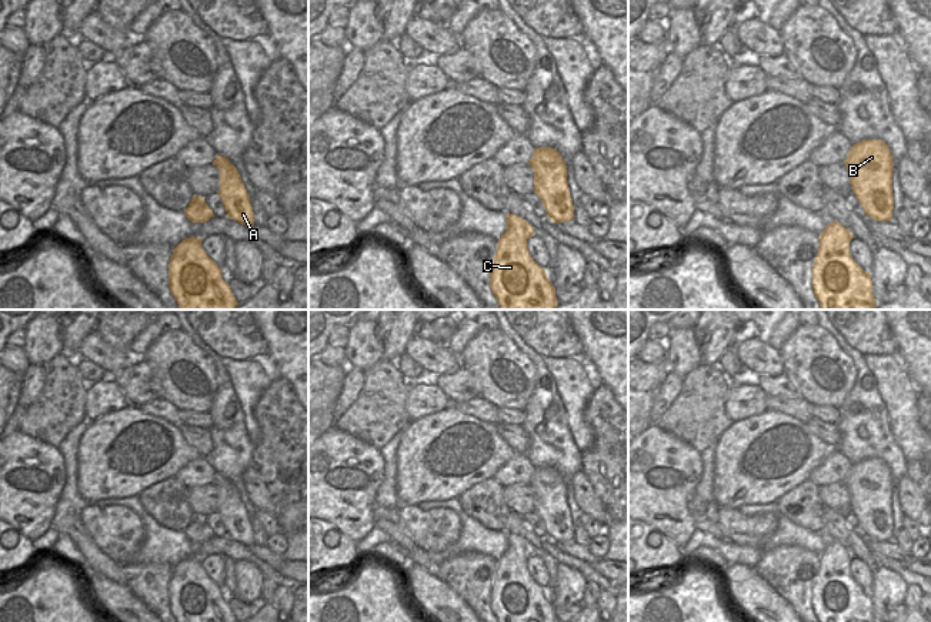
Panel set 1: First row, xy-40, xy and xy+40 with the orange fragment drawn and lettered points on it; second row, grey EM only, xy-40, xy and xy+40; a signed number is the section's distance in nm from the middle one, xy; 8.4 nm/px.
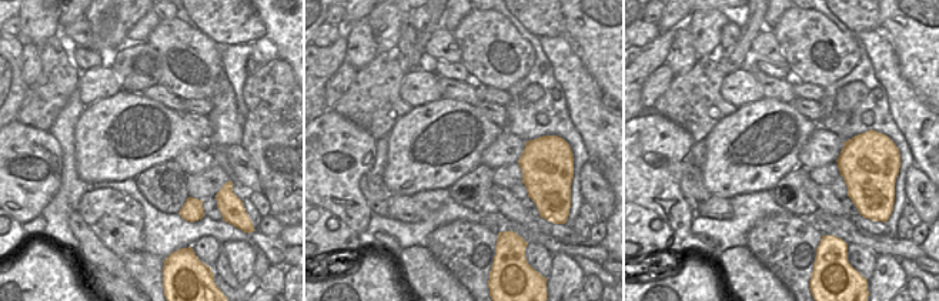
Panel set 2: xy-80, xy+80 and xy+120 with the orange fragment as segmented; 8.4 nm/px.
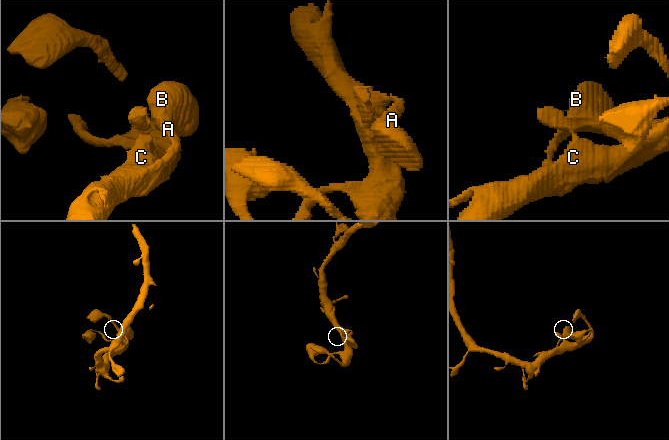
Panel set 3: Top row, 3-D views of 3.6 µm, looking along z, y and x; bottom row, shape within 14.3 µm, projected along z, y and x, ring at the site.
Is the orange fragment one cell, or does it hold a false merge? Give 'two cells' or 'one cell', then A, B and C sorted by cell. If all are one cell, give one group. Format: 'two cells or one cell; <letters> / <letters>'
one cell; A B C

